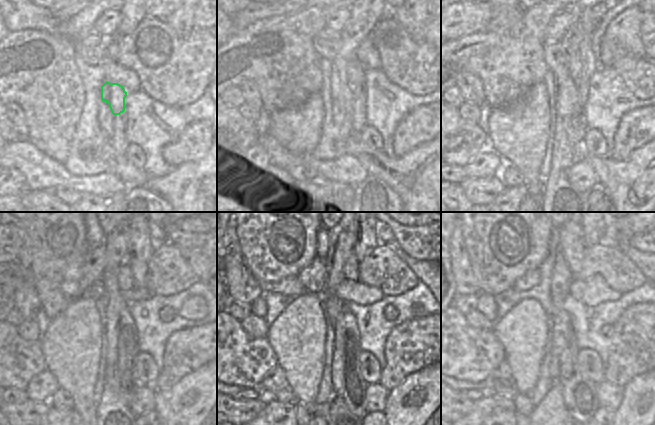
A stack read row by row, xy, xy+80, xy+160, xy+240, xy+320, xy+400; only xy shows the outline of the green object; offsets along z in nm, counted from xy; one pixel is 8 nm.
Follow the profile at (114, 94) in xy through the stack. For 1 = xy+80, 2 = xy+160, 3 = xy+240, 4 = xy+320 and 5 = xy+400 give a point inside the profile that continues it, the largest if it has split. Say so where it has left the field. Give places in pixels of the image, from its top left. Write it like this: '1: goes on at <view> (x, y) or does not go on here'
1: goes on at xy+80 (345, 76)
2: goes on at xy+160 (574, 64)
3: goes on at xy+240 (124, 277)
4: goes on at xy+320 (351, 267)
5: goes on at xy+400 (572, 248)

